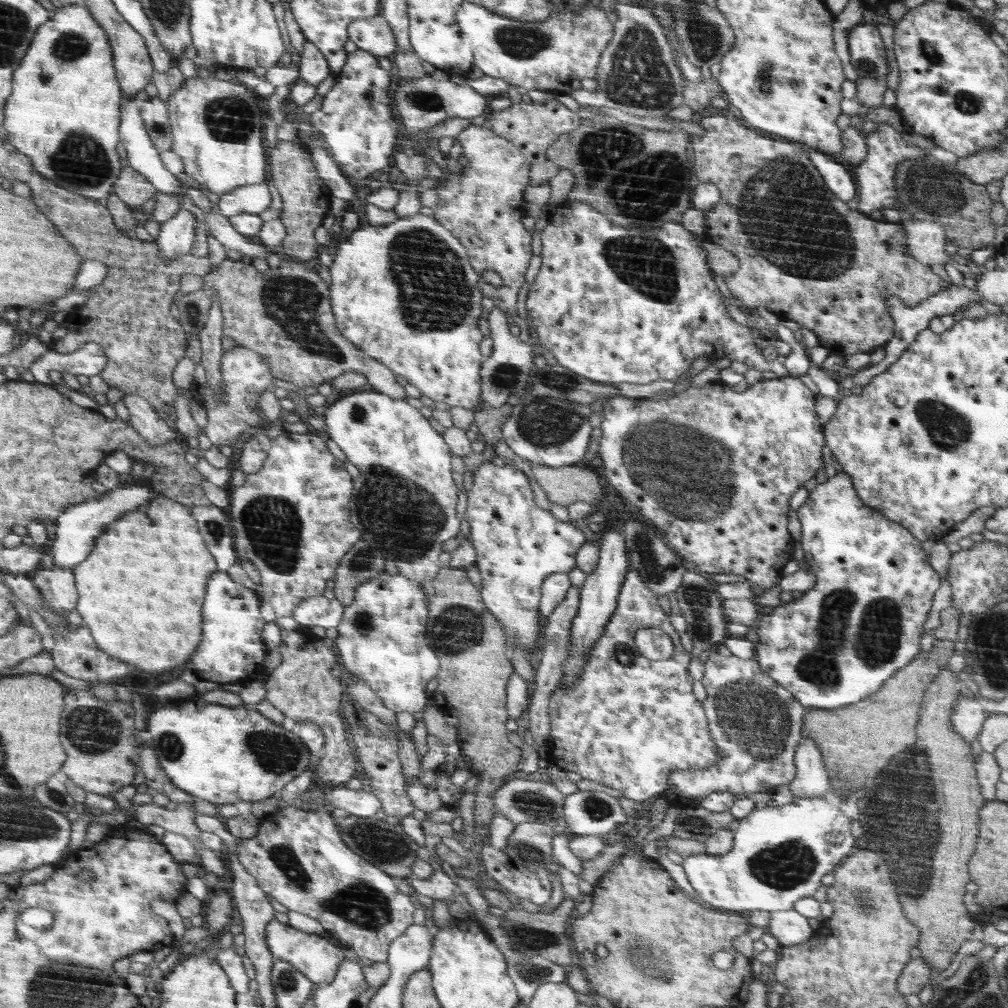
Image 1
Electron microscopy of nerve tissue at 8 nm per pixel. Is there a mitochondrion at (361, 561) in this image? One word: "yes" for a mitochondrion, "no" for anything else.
yes

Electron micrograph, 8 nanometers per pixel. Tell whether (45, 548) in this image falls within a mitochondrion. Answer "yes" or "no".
no

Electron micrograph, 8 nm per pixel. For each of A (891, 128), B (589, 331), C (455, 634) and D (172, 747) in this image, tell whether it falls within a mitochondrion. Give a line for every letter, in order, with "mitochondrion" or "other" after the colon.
A: other
B: other
C: mitochondrion
D: mitochondrion

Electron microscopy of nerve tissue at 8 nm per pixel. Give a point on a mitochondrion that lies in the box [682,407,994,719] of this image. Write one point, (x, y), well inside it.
(849, 632)

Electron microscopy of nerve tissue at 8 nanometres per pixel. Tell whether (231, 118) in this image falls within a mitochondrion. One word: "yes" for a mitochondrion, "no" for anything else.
yes

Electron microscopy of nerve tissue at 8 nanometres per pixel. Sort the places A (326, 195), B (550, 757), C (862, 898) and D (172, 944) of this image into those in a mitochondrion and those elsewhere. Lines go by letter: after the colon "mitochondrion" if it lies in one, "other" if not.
A: other
B: other
C: mitochondrion
D: other

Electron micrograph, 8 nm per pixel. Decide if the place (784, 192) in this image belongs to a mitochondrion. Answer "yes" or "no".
yes

